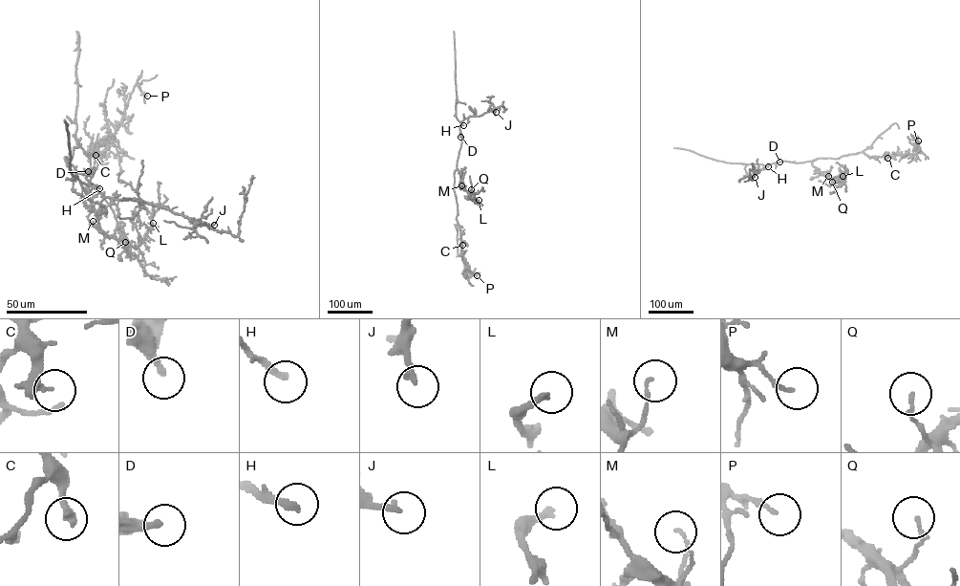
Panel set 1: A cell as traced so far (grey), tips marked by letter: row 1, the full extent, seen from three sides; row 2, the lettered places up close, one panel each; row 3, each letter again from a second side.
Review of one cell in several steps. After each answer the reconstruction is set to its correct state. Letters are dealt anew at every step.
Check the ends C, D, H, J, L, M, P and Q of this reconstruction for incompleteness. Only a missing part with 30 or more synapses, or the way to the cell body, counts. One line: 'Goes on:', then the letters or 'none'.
Goes on: C, H

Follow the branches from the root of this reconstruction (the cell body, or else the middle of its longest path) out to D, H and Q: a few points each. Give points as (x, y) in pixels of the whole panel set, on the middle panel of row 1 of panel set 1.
D: (457, 165), (462, 141), (460, 137)
H: (457, 165), (462, 141), (459, 127), (463, 125)
Q: (457, 165), (465, 189), (469, 194), (471, 189)

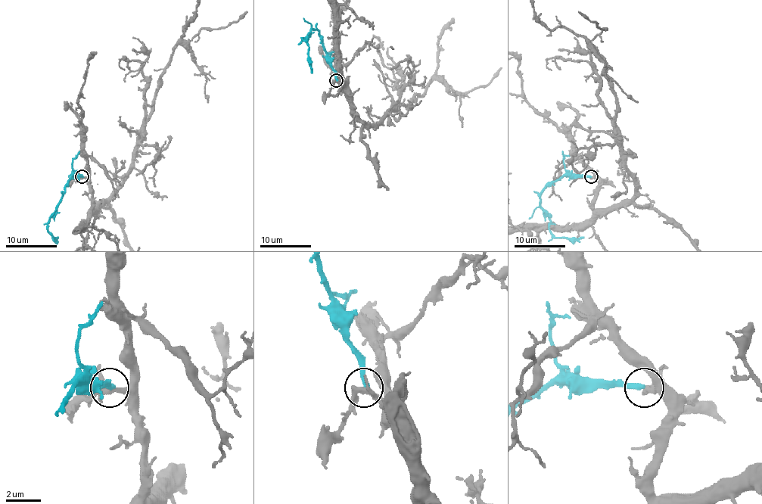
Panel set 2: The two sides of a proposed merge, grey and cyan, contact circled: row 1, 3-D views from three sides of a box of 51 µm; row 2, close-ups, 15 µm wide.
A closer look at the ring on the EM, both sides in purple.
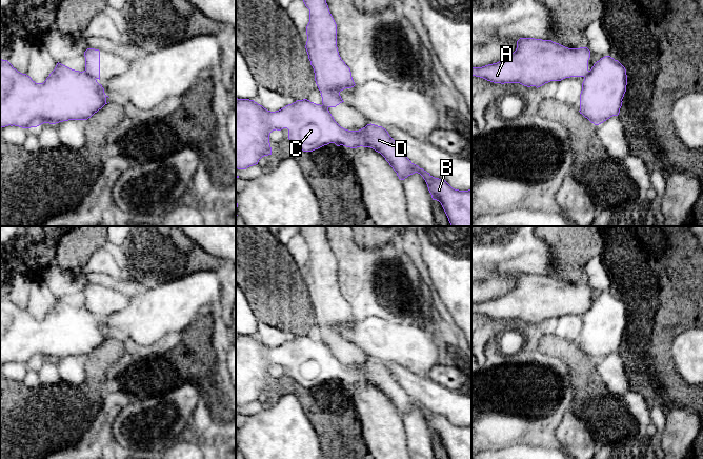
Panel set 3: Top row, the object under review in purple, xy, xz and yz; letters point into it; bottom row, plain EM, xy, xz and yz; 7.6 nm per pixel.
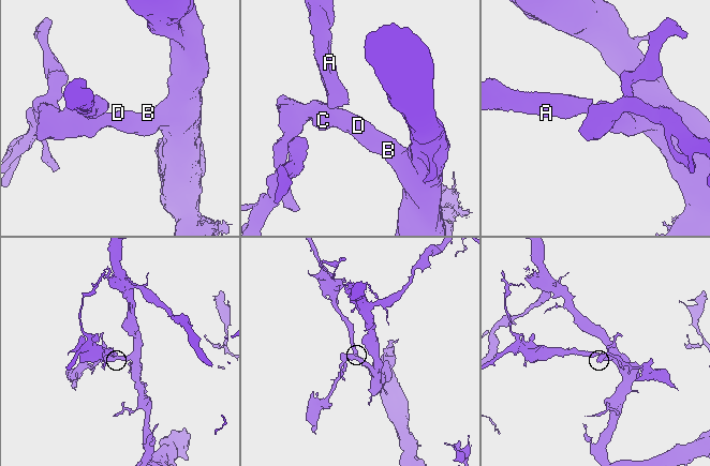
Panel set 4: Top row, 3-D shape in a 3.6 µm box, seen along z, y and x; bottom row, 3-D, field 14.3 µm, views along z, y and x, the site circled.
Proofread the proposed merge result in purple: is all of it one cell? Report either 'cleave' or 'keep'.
cleave

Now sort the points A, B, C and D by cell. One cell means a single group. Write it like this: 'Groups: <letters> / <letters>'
Groups: A / B C D

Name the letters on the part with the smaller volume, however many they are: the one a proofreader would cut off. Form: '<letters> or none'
A

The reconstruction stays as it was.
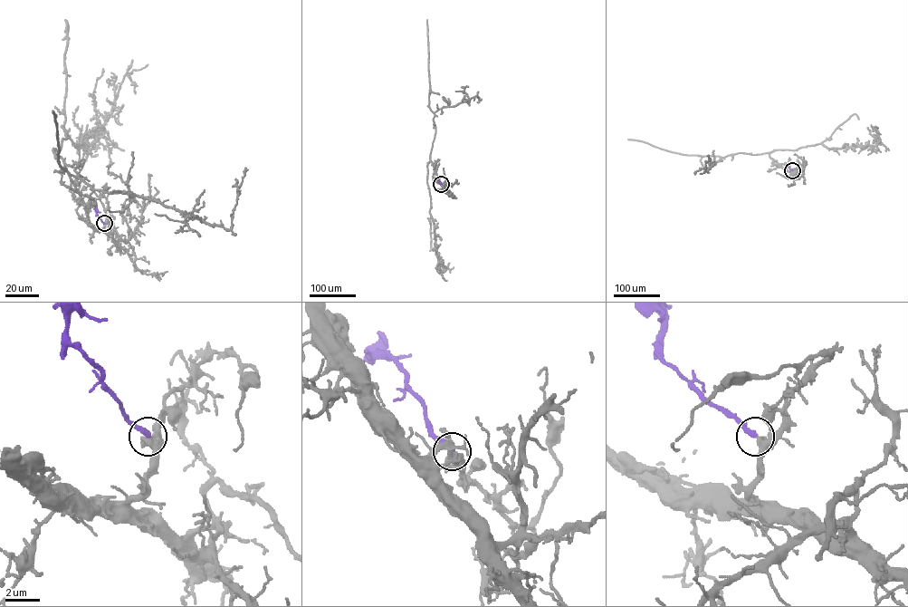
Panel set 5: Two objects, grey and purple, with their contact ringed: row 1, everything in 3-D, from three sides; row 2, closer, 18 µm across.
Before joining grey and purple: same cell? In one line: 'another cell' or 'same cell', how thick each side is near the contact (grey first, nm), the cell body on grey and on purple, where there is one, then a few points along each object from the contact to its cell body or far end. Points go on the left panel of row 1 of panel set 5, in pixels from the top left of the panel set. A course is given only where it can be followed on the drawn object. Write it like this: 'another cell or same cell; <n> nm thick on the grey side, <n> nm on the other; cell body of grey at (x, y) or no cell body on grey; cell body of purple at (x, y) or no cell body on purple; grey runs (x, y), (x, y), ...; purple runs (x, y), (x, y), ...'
same cell; 320 nm thick on the grey side, 320 nm on the other; no cell body on grey; no cell body on purple; grey runs (104, 224), (97, 230), (89, 223), (63, 160), (71, 167), (83, 159), (80, 175), (60, 170), (52, 111); purple runs (104, 224), (97, 214), (97, 207)

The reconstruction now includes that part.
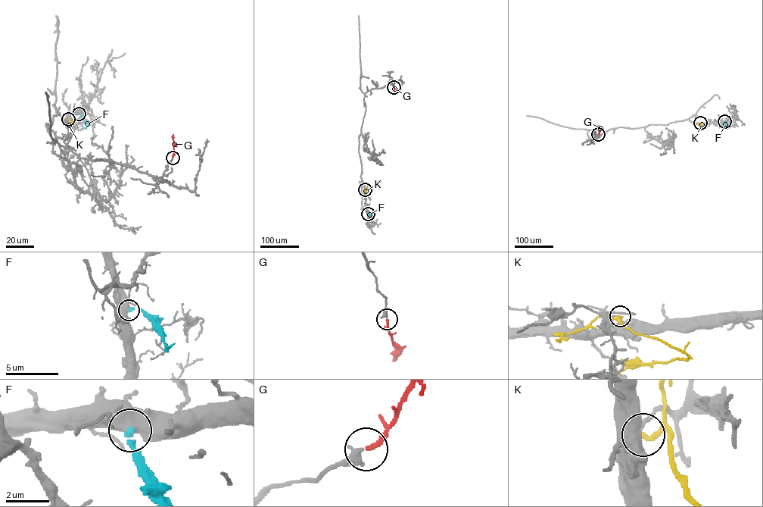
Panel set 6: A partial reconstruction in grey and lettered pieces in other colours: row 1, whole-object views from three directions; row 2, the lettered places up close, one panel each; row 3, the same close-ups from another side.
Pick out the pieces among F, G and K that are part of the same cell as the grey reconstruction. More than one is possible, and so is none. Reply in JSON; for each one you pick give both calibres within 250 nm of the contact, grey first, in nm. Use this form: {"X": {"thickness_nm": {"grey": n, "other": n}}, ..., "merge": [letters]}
{"G": {"thickness_nm": {"grey": 400, "other": 220}}, "merge": ["G"]}

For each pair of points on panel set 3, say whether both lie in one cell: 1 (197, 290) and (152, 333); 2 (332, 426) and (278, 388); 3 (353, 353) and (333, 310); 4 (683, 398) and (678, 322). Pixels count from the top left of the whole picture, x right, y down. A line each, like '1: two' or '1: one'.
1: one
2: one
3: one
4: one

